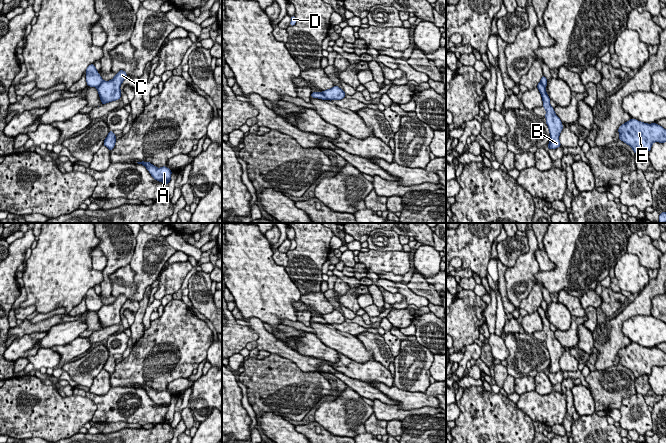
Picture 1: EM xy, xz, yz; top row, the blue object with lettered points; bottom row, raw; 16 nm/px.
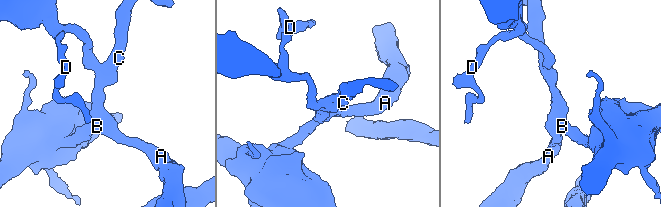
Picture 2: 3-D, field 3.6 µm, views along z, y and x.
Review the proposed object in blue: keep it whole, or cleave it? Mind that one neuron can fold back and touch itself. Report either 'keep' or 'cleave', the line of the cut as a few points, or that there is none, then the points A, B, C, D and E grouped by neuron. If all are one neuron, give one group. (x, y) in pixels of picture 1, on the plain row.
cleave | xy (103, 305), (96, 311) | A B C E / D

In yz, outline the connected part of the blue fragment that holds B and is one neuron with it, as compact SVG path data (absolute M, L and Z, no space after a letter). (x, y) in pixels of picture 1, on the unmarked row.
M538 307L537 312L542 320L543 331L546 334L546 348L550 356L548 373L556 373L561 371L559 359L563 353L563 349L560 342L555 338L554 332L550 329L550 322L546 317L546 311L543 308Z

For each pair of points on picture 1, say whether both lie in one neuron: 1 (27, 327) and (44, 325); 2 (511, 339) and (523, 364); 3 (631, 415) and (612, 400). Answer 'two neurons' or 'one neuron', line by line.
1: one neuron
2: one neuron
3: two neurons

